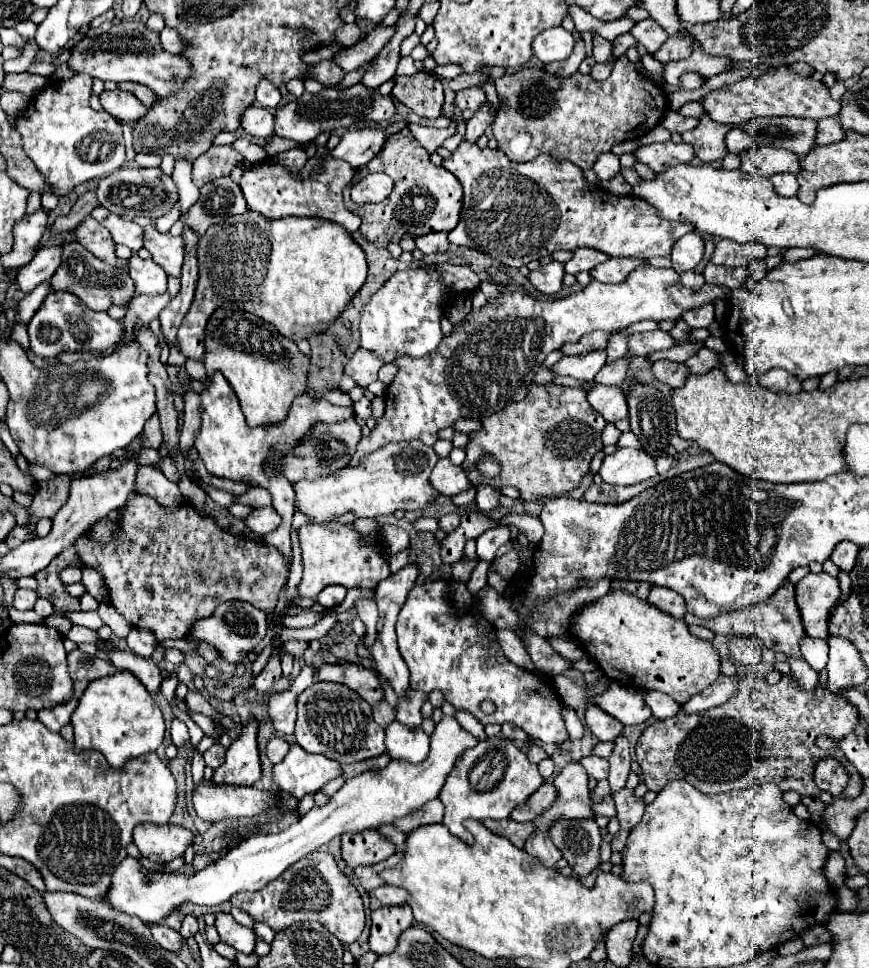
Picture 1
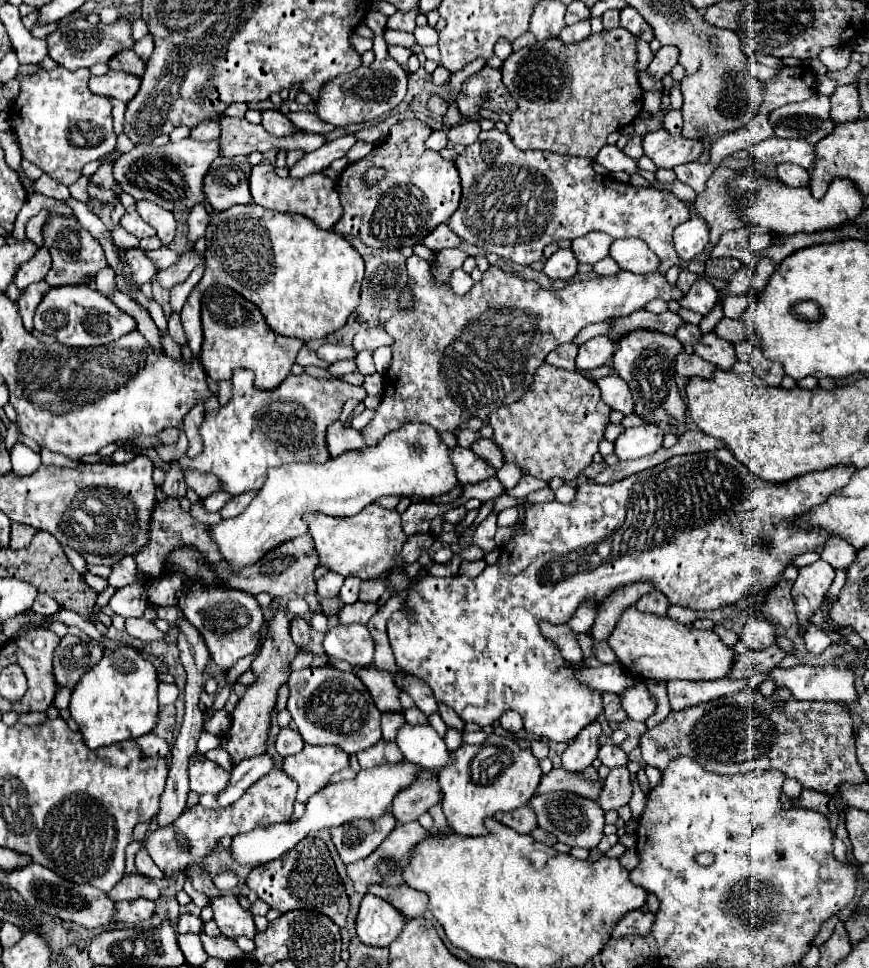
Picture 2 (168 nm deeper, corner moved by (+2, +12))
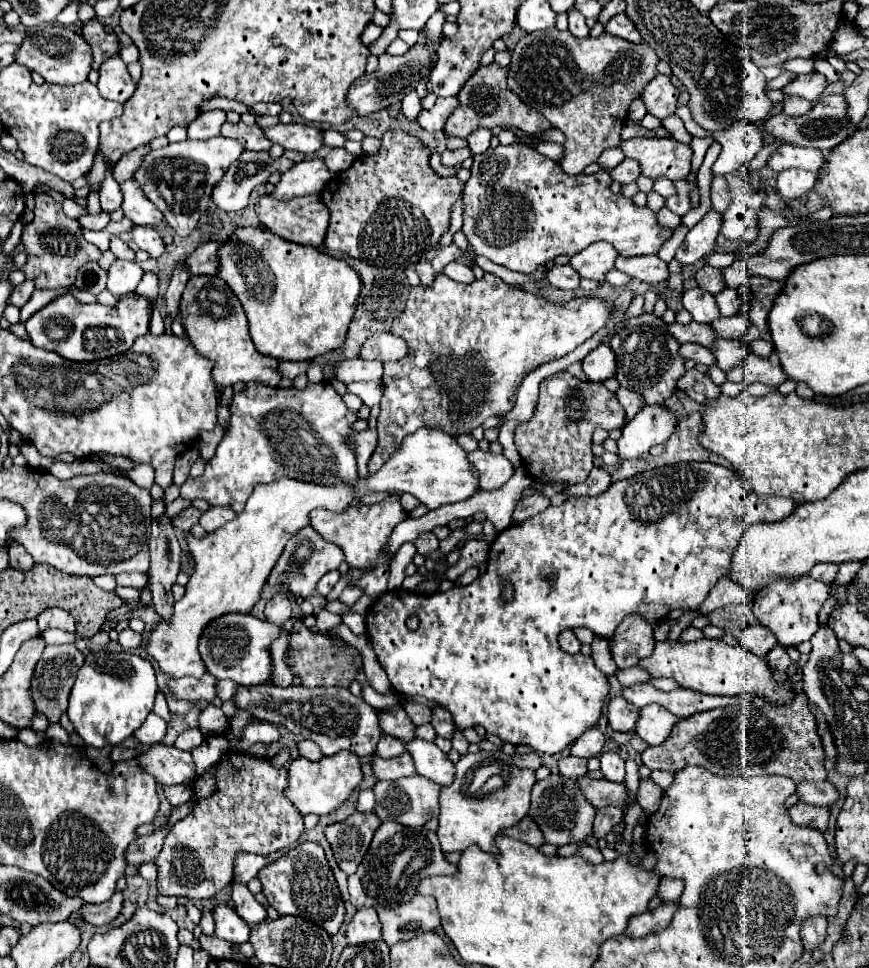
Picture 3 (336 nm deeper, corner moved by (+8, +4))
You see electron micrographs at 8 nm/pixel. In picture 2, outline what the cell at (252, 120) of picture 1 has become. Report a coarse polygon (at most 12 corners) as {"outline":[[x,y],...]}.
{"outline":[[262,110],[262,126],[272,136],[302,132],[282,112]]}

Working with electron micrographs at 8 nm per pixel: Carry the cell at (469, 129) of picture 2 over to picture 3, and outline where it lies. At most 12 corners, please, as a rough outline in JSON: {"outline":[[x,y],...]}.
{"outline":[[468,146],[444,150],[442,162],[446,166],[460,166],[472,156]]}

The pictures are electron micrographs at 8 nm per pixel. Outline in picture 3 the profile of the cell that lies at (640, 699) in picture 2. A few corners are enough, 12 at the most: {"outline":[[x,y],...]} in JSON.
{"outline":[[662,706],[640,708],[634,732],[648,744],[666,740],[678,718]]}

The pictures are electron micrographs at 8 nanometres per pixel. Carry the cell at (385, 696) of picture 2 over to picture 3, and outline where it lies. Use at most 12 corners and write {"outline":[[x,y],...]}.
{"outline":[[402,706],[380,710],[380,728],[402,742],[414,738],[414,724]]}

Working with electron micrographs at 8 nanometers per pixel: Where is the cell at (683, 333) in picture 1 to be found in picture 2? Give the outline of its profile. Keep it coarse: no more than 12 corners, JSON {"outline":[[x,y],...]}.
{"outline":[[682,324],[676,338],[682,344],[696,344],[702,332],[694,324]]}

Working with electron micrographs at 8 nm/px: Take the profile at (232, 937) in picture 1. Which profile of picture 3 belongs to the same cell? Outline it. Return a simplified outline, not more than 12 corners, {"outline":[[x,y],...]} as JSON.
{"outline":[[228,904],[212,914],[214,936],[242,944],[250,936],[248,924]]}

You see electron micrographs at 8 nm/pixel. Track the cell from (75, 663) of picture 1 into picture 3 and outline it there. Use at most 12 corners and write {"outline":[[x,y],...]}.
{"outline":[[46,646],[32,678],[36,710],[50,722],[66,712],[84,654]]}

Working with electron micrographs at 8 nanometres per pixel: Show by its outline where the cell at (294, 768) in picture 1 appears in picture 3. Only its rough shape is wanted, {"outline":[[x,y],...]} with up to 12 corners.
{"outline":[[356,754],[288,766],[286,798],[328,814],[362,782]]}

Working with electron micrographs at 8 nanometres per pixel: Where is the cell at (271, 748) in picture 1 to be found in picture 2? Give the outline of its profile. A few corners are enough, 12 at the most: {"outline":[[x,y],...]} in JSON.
{"outline":[[282,728],[276,738],[280,756],[298,754],[304,738],[290,728]]}

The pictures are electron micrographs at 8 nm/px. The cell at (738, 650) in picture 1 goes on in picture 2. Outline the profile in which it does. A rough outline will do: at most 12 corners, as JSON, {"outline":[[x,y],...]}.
{"outline":[[750,618],[742,640],[750,650],[776,642],[774,624]]}

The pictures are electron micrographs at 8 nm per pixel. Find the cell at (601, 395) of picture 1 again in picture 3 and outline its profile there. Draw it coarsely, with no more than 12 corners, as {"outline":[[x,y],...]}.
{"outline":[[628,388],[614,394],[626,412],[626,422],[644,406],[640,396]]}

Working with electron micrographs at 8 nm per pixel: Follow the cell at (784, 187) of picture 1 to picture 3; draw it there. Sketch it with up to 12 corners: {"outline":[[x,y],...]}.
{"outline":[[784,170],[776,190],[786,200],[802,198],[814,188],[818,174]]}

